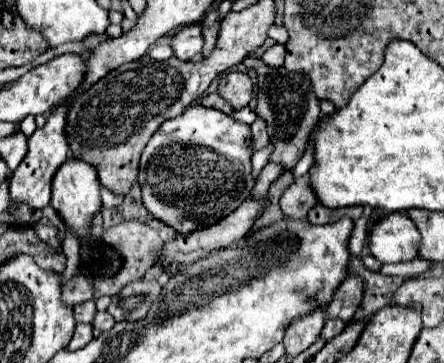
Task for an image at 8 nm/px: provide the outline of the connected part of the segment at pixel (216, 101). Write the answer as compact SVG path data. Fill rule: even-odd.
M212 92L212 94L206 94L204 98L202 98L202 102L200 102L202 106L206 106L206 108L216 108L216 110L220 110L220 112L224 112L224 114L232 114L232 106L228 106L228 102L224 102L216 92Z

